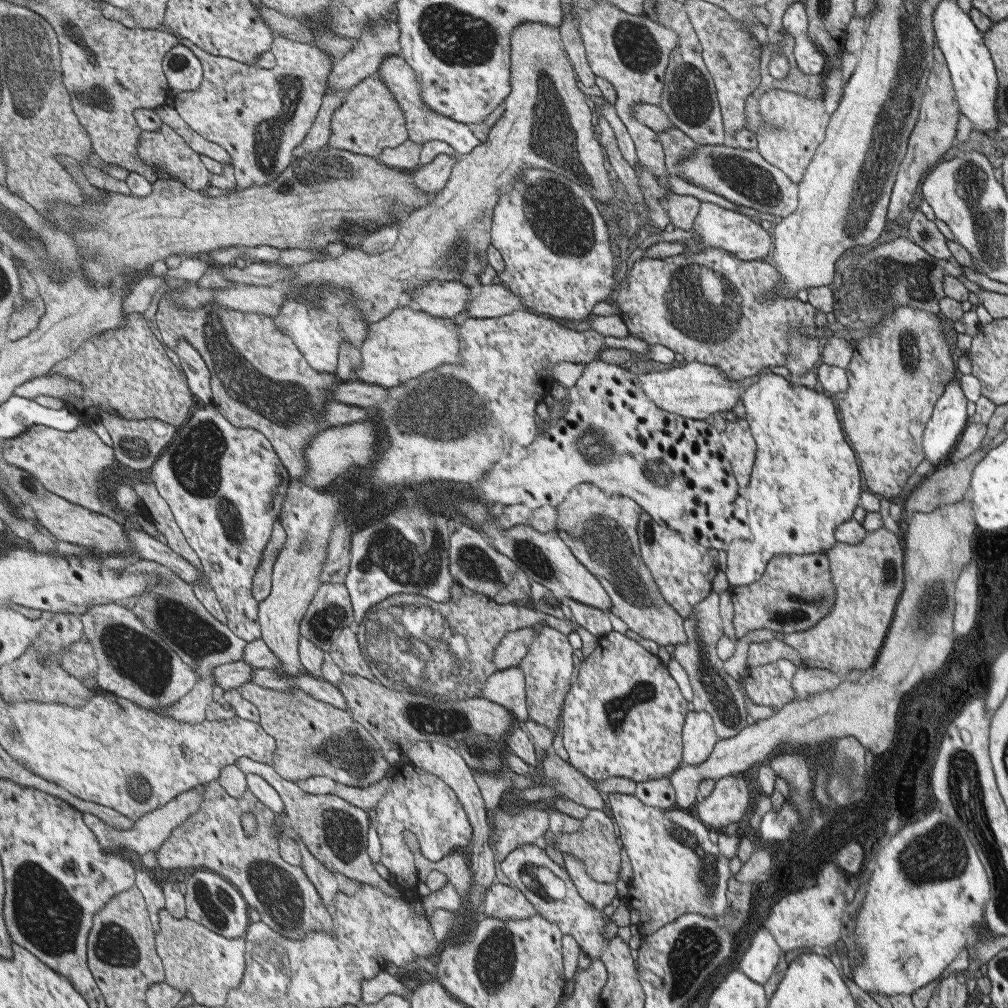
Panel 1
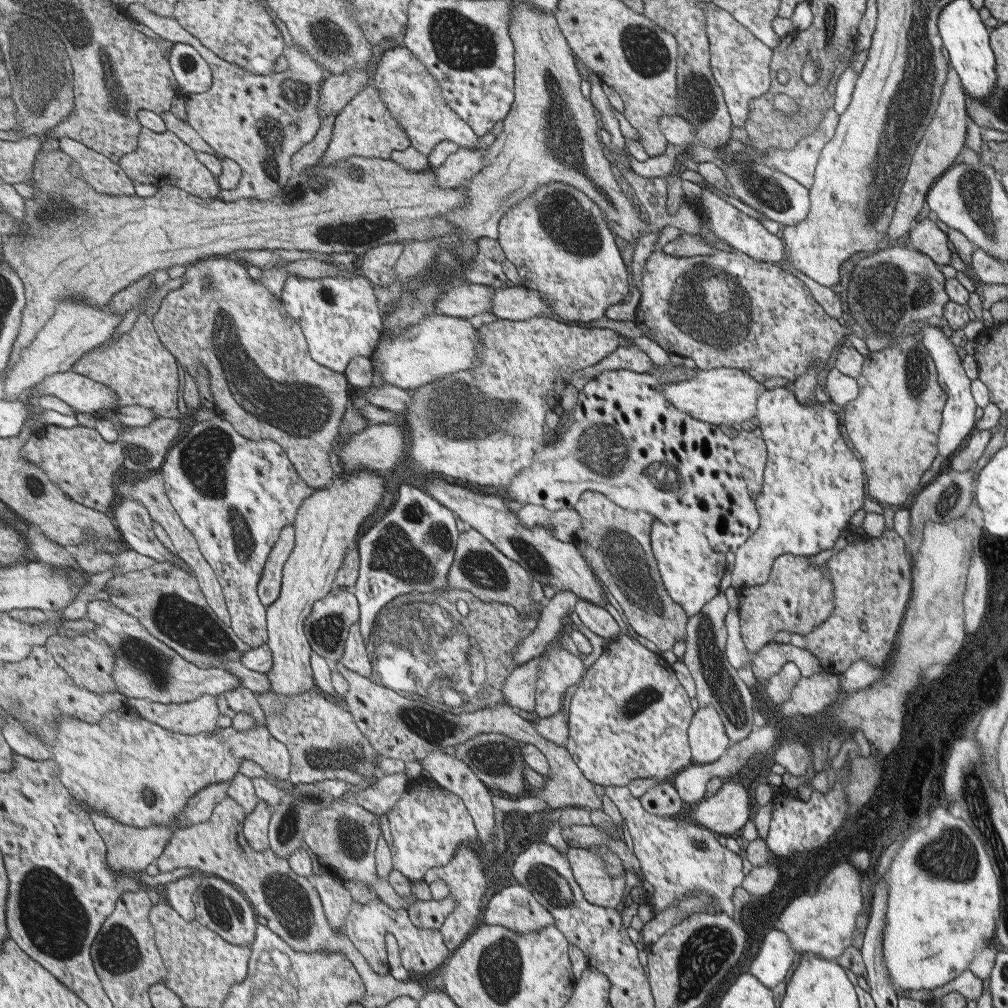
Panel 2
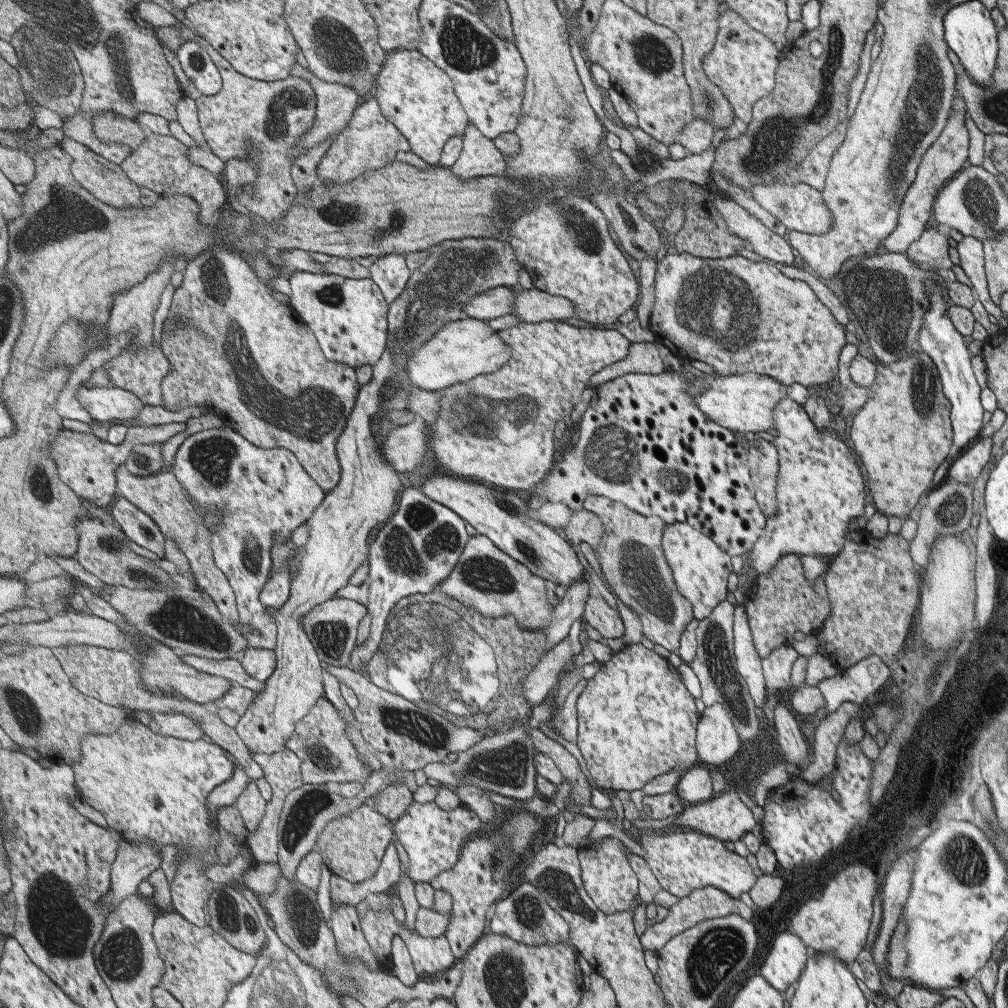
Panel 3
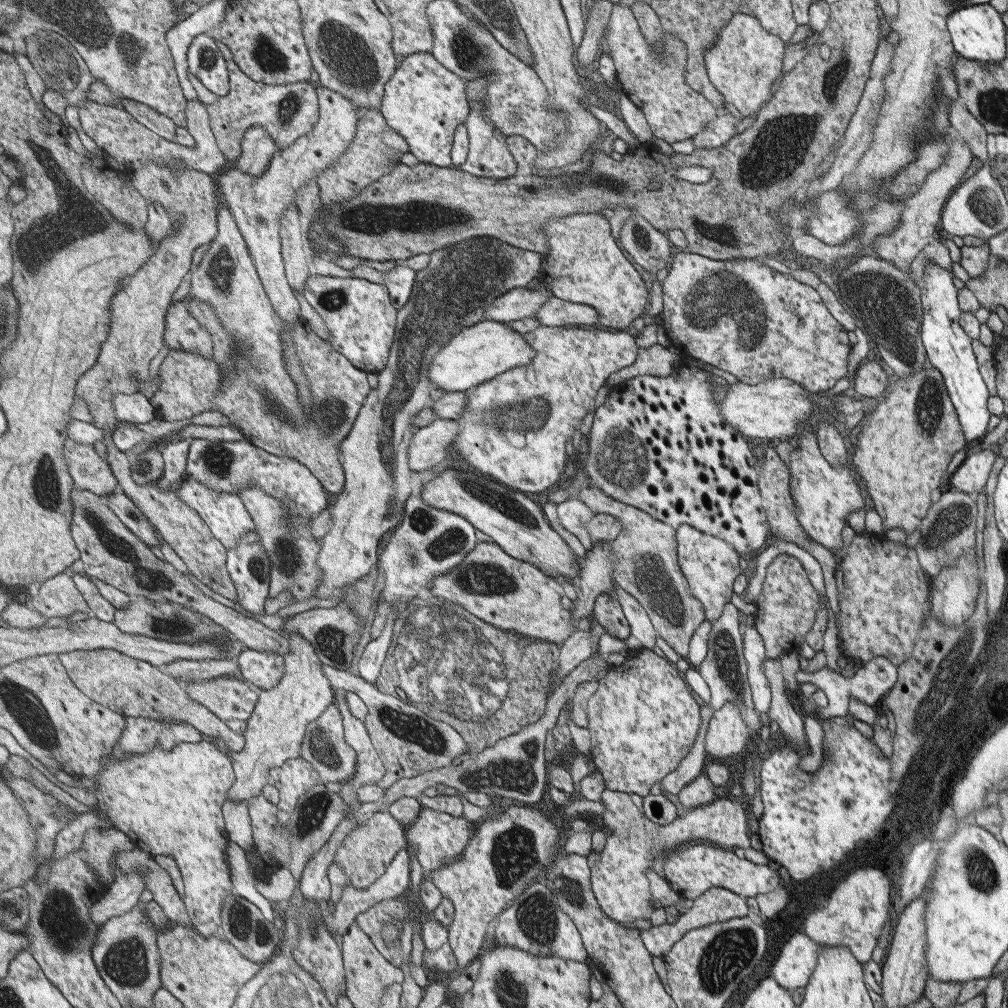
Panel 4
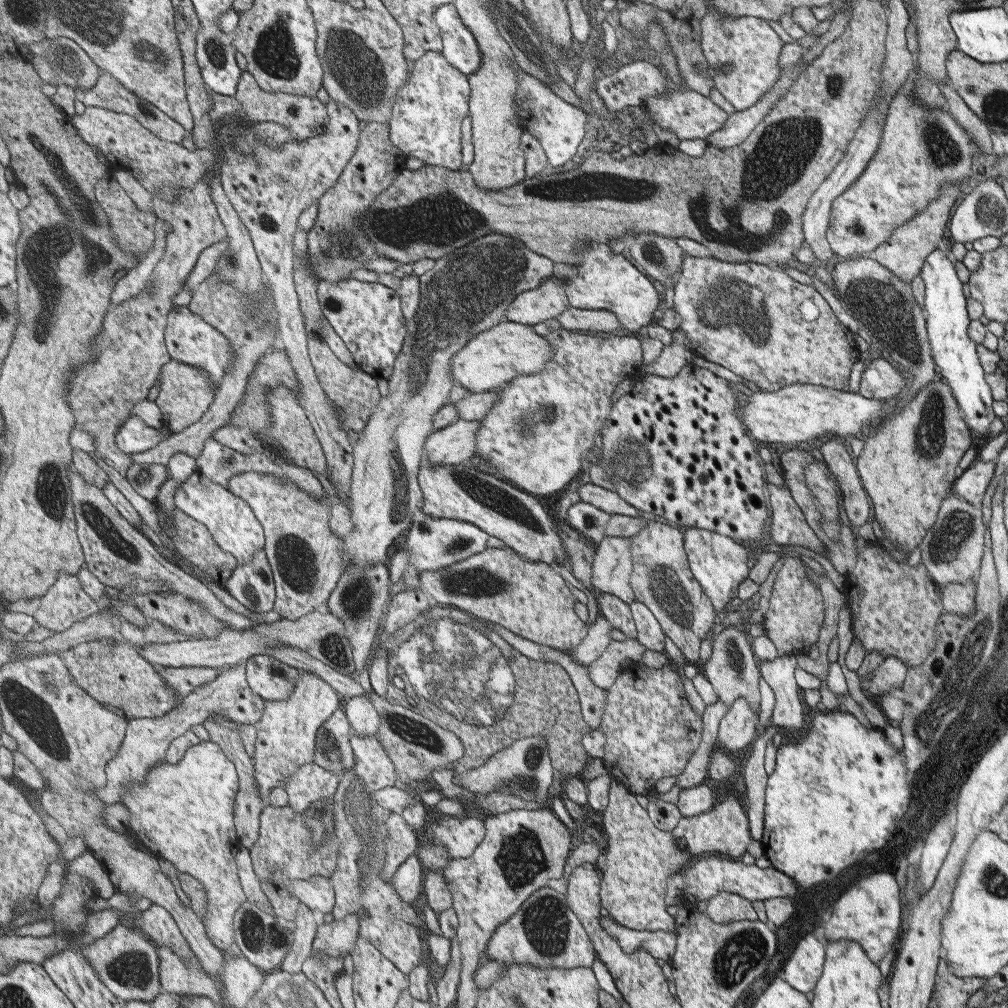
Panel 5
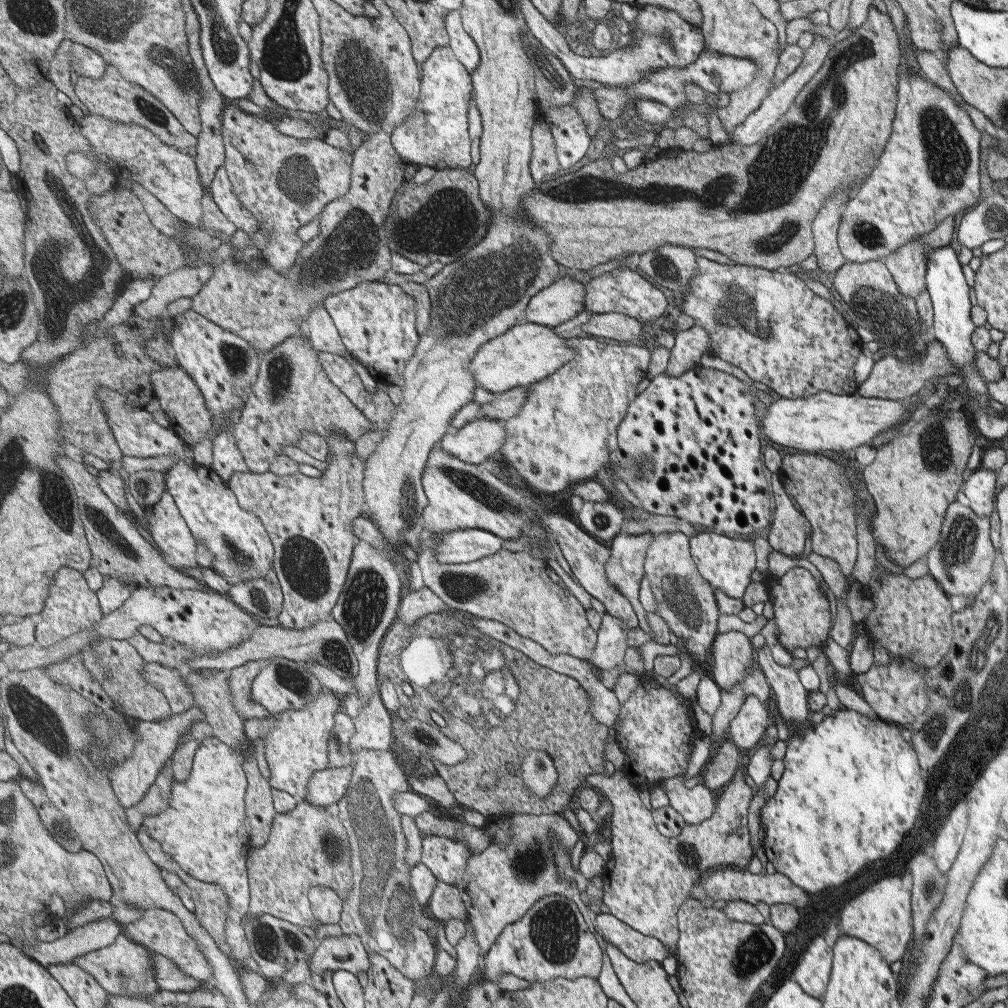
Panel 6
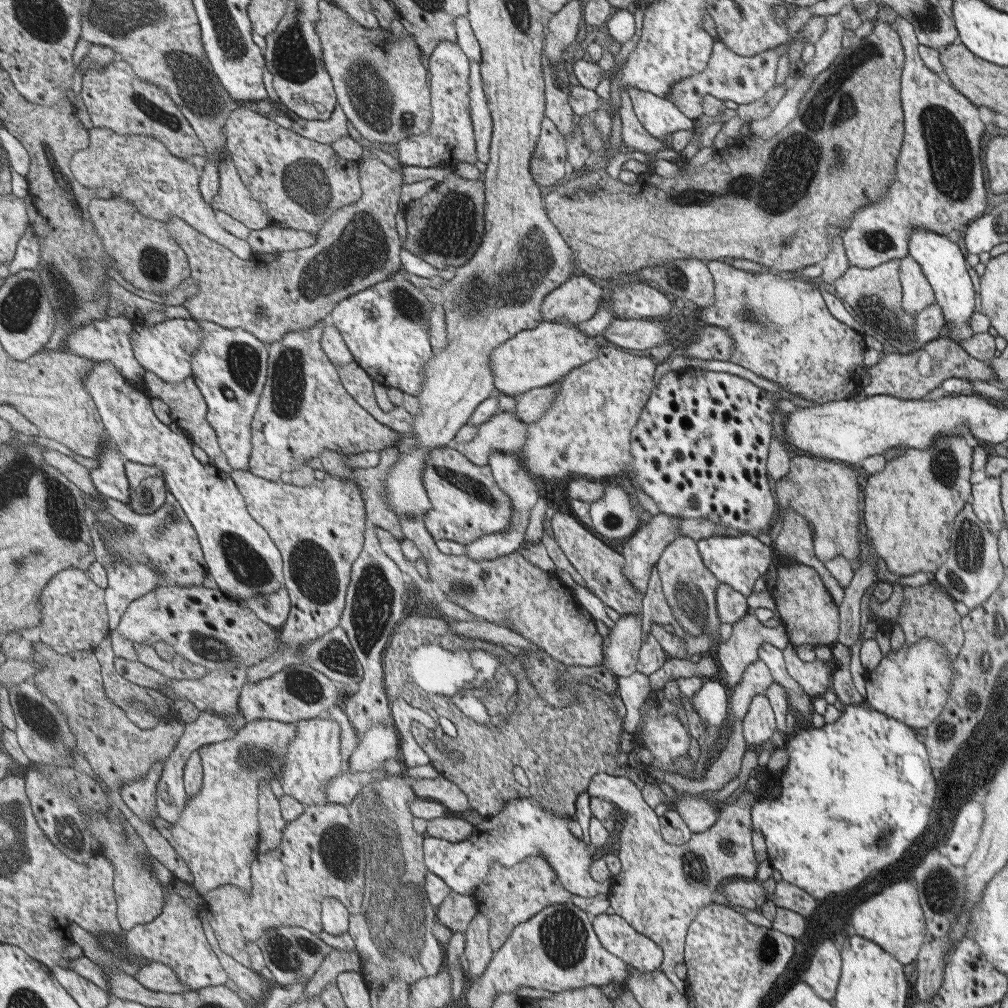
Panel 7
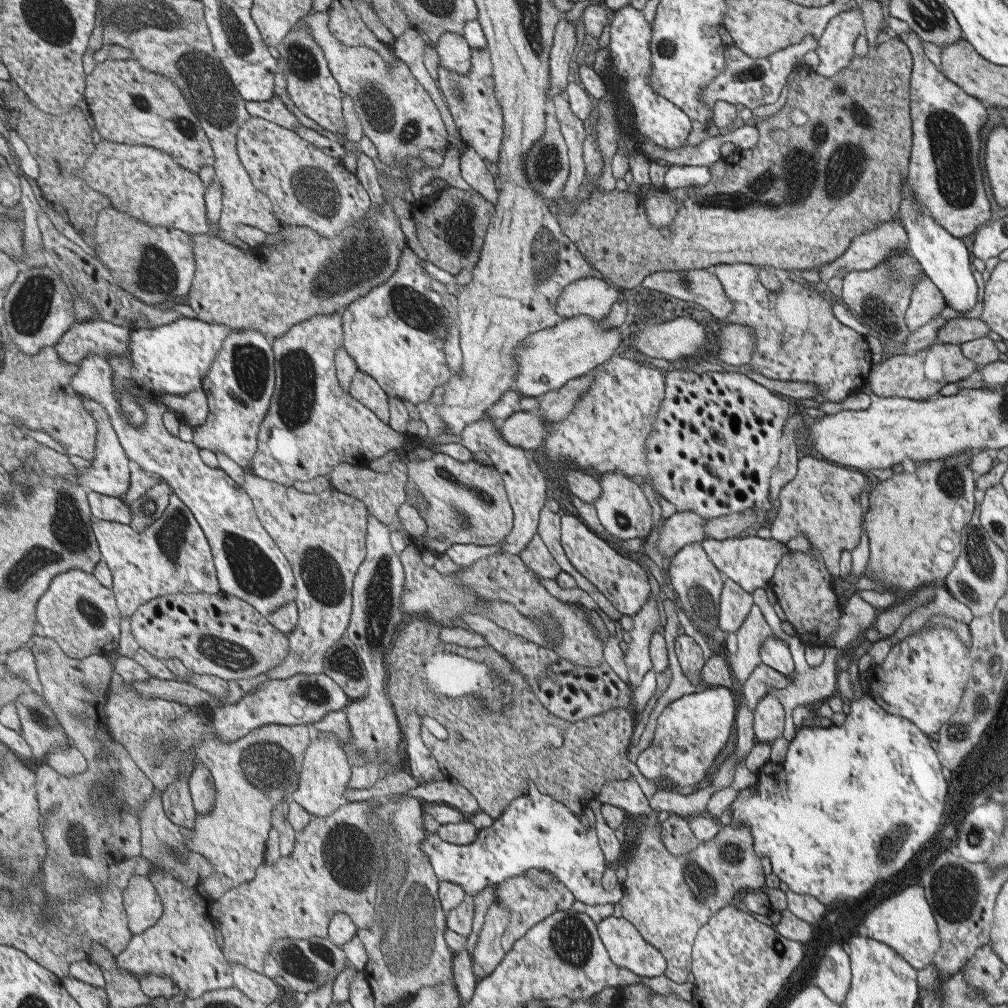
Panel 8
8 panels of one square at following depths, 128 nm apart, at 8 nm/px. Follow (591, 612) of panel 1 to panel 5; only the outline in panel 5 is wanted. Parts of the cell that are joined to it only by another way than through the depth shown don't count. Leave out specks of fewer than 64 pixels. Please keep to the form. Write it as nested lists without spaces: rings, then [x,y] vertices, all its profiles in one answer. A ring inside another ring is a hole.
[[[558,522],[558,534],[561,534],[569,552],[571,572],[582,586],[594,594],[600,606],[600,614],[614,629],[622,631],[628,639],[636,639],[637,629],[629,604],[614,594],[600,592],[592,586],[592,564],[596,543],[592,543],[586,536],[573,530],[566,522]]]

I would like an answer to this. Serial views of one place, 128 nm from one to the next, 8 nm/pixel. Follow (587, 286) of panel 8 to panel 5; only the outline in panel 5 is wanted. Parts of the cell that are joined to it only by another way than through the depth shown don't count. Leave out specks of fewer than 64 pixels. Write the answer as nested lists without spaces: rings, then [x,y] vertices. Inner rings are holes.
[[[550,277],[541,287],[518,294],[506,307],[506,318],[510,322],[534,325],[558,317],[570,306],[562,280]]]

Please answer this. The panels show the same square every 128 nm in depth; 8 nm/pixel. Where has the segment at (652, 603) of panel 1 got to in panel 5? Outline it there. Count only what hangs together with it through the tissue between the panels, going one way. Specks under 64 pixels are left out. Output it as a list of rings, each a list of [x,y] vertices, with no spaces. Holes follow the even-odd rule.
[[[592,483],[584,484],[578,489],[580,501],[594,505],[608,515],[625,515],[628,517],[639,517],[638,509],[628,504],[617,492],[611,492]],[[646,515],[645,526],[630,537],[633,572],[630,586],[637,600],[645,604],[657,618],[664,635],[678,646],[686,660],[700,660],[702,640],[714,632],[714,624],[723,621],[721,613],[710,597],[702,590],[702,584],[690,568],[686,553],[686,531],[654,521]]]

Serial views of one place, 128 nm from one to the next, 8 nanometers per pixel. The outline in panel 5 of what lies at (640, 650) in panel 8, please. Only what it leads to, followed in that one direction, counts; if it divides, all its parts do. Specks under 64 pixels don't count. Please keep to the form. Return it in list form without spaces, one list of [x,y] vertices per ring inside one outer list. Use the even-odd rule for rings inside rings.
[[[601,614],[591,624],[589,635],[582,640],[582,643],[576,645],[574,649],[569,651],[575,662],[587,667],[594,660],[598,659],[608,645],[613,640],[610,637],[610,629],[614,629]]]

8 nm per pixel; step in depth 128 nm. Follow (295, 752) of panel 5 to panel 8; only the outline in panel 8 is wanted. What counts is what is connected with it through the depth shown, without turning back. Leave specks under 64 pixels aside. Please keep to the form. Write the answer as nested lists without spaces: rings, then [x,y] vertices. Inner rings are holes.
[[[332,731],[315,733],[314,743],[306,751],[300,788],[293,793],[292,799],[305,806],[313,815],[328,817],[336,813],[347,802],[348,787],[353,782],[353,766],[338,734]]]

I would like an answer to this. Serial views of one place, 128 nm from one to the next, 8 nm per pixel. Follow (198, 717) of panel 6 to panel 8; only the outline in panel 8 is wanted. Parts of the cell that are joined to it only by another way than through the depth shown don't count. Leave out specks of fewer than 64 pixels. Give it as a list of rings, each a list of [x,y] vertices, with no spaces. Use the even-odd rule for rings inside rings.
[[[158,789],[140,811],[140,827],[142,856],[156,863],[156,872],[147,877],[162,896],[164,916],[156,926],[135,935],[130,947],[118,956],[121,968],[139,977],[148,974],[170,976],[183,994],[194,999],[204,997],[208,991],[236,987],[233,964],[222,952],[217,923],[208,913],[201,915],[194,908],[194,896],[201,896],[207,901],[208,911],[216,901],[204,886],[204,879],[214,876],[214,864],[204,854],[186,850],[186,841],[194,837],[196,830],[176,824],[168,816],[163,792]],[[175,851],[180,851],[182,858]]]

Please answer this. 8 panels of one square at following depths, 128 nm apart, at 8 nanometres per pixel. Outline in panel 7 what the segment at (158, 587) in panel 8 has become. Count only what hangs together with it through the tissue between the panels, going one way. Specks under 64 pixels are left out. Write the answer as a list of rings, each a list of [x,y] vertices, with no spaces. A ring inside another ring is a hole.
[[[172,493],[169,494],[166,504],[149,516],[142,516],[130,504],[114,498],[104,497],[98,501],[89,496],[89,504],[94,512],[106,508],[105,510],[111,512],[132,530],[120,531],[115,527],[106,527],[100,522],[96,522],[94,526],[94,531],[103,535],[102,538],[106,540],[110,551],[110,557],[104,556],[102,559],[110,578],[110,587],[106,589],[106,596],[108,596],[108,610],[113,627],[117,628],[121,624],[132,603],[158,587],[204,585],[209,565],[200,536],[182,504]],[[151,564],[155,564],[158,568],[154,569]]]

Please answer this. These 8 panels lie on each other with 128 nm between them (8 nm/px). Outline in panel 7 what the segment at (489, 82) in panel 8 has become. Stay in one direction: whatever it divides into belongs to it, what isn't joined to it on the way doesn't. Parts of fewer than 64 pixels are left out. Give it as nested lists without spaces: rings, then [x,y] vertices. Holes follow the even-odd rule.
[[[474,60],[469,64],[469,105],[477,158],[480,162],[487,163],[488,159],[490,159],[489,145],[494,120],[492,114],[490,114],[488,102],[486,102],[484,87],[482,87],[480,66],[478,60]]]

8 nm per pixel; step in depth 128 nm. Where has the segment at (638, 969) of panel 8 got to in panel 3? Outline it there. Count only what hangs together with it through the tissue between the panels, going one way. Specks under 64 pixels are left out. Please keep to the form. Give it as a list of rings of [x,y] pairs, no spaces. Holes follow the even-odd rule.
[[[716,887],[694,889],[688,896],[684,896],[678,903],[670,907],[668,909],[668,915],[661,922],[647,927],[642,934],[642,944],[645,945],[647,951],[655,953],[660,947],[663,947],[666,942],[670,941],[672,937],[682,933],[682,931],[688,928],[692,928],[692,926],[702,920],[723,917],[738,912],[738,902],[738,899],[732,898],[730,894]]]

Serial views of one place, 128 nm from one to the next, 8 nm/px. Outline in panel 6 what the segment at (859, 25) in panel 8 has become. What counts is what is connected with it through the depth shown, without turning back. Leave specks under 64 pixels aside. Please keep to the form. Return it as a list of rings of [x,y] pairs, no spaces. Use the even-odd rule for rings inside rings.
[[[816,35],[813,44],[805,51],[799,68],[796,68],[796,70],[790,74],[790,77],[786,78],[780,85],[776,85],[775,88],[770,89],[765,99],[761,102],[760,107],[753,113],[750,113],[742,123],[738,123],[738,126],[734,127],[732,131],[724,132],[728,136],[728,139],[732,140],[734,144],[743,146],[757,143],[761,137],[764,136],[765,132],[770,129],[772,125],[776,124],[776,121],[788,111],[788,107],[794,103],[794,99],[797,98],[798,93],[802,91],[802,88],[804,88],[824,66],[824,62],[828,58],[828,53],[832,46],[832,40]]]

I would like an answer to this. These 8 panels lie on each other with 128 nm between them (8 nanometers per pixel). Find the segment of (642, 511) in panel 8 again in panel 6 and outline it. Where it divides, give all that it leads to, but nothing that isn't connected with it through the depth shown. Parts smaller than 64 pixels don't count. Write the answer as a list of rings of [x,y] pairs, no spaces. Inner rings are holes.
[[[610,500],[602,503],[584,502],[576,518],[580,520],[580,528],[590,536],[611,540],[618,535],[624,524],[622,512],[624,510],[616,508]]]

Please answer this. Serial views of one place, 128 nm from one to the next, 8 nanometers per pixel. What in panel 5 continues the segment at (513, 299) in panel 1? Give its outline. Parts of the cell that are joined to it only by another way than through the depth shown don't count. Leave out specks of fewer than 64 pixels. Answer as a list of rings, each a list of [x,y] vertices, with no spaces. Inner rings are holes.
[[[568,307],[556,317],[563,329],[569,331],[600,331],[610,332],[624,328],[618,316],[607,310],[590,310]]]

